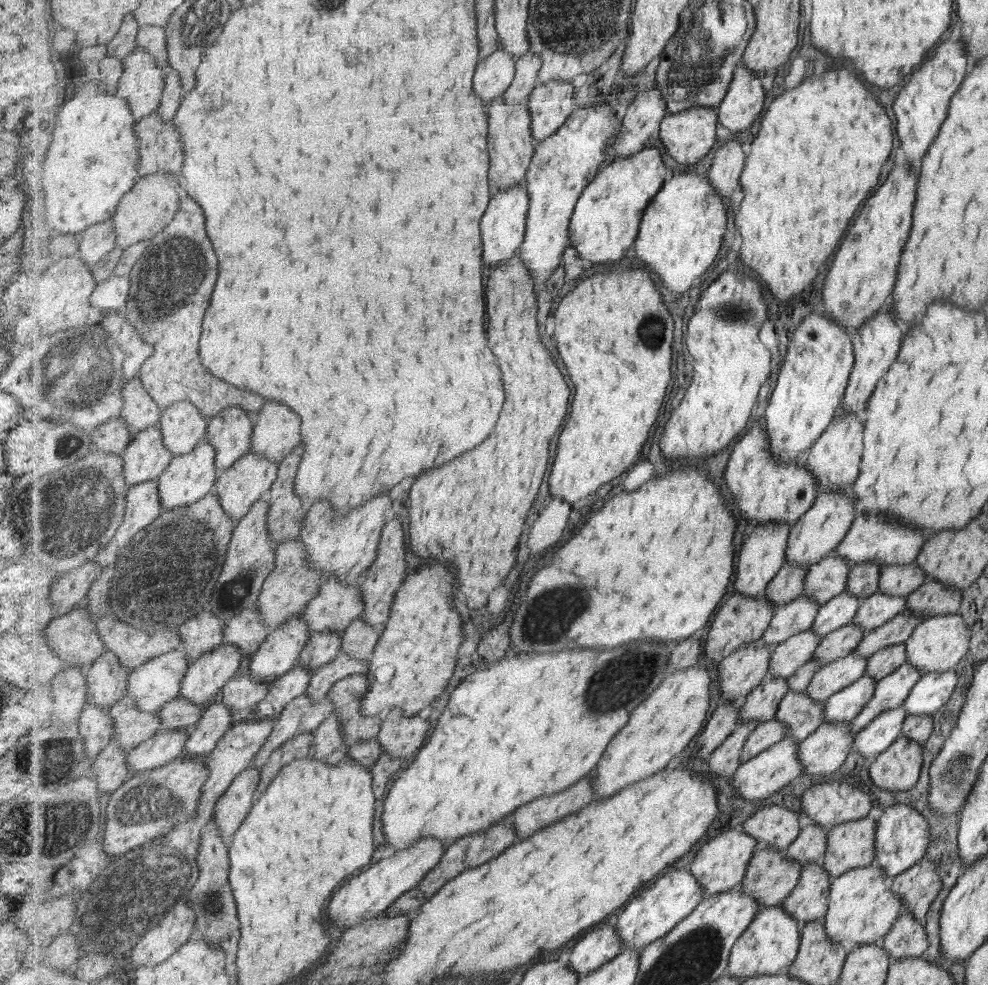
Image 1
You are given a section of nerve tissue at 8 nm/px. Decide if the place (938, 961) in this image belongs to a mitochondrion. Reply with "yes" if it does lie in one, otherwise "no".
no

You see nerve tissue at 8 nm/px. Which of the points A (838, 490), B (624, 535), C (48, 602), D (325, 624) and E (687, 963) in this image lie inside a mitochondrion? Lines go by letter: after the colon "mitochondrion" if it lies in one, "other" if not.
A: other
B: other
C: other
D: other
E: mitochondrion

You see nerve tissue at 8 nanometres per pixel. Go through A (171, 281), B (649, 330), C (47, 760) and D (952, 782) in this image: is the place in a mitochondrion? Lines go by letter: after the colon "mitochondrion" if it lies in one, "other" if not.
A: mitochondrion
B: mitochondrion
C: mitochondrion
D: mitochondrion

